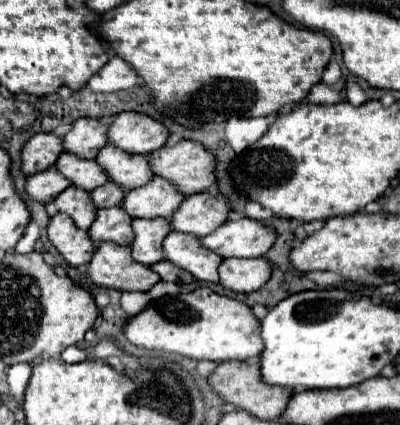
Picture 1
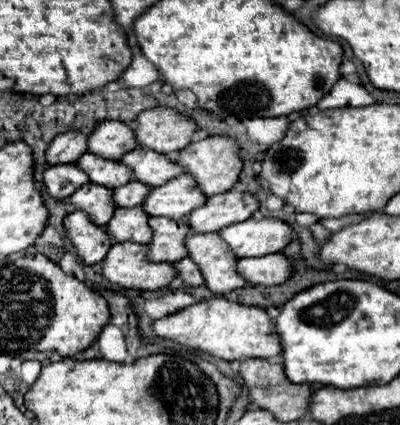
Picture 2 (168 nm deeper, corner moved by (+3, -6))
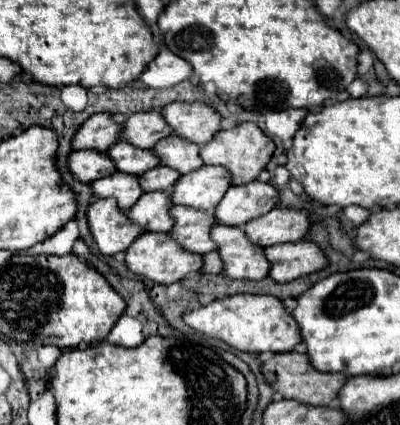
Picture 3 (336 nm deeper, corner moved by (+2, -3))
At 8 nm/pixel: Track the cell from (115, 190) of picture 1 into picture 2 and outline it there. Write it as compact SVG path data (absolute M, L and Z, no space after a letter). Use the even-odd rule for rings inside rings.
M131 180L129 184L123 184L121 188L113 190L113 204L115 206L141 206L147 194L149 194L149 186L137 180Z

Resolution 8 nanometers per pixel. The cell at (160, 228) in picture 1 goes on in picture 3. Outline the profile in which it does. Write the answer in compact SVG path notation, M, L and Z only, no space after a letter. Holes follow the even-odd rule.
M180 205L180 207L174 207L170 213L176 221L172 229L172 237L184 249L202 253L202 255L218 249L214 241L210 241L210 229L216 223L212 211L200 211L200 209L190 209Z

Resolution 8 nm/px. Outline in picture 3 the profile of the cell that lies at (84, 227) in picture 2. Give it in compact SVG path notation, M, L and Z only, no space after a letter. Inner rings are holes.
M96 199L86 215L102 255L116 255L126 251L138 235L146 233L140 225L132 225L128 215L118 209L114 199Z

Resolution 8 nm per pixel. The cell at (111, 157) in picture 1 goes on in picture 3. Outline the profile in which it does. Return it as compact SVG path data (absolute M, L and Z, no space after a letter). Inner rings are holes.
M170 135L156 143L154 153L162 159L162 165L168 165L184 175L184 173L190 173L204 165L198 149L200 149L200 145L194 145L192 141Z

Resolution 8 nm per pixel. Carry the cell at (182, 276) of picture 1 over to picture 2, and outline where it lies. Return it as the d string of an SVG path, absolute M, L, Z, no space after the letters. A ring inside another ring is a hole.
M183 258L177 264L173 264L177 270L177 278L181 278L181 282L185 286L201 286L203 284L203 276L199 272L199 268L195 268L197 264L191 262L191 258Z

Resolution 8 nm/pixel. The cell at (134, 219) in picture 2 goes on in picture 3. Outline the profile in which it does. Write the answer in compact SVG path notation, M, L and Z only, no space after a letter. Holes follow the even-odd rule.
M150 191L138 199L138 205L128 211L128 217L142 225L146 231L168 233L174 227L174 221L170 221L170 207L170 193Z

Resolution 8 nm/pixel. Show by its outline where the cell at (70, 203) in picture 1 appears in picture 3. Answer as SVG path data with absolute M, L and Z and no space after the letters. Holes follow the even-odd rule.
M112 173L92 183L96 197L114 197L120 209L130 209L140 197L142 187L138 185L138 177L130 177L130 173Z

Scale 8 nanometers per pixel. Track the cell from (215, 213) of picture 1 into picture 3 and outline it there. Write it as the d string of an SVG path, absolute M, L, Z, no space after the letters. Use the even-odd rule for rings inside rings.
M252 181L246 185L234 185L216 207L216 219L224 225L242 227L276 207L278 199L278 189L272 183Z

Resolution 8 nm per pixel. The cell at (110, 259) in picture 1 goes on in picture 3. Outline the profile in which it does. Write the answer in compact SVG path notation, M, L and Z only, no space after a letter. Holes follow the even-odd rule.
M144 233L140 235L126 251L126 263L128 269L134 275L152 279L160 285L172 285L176 281L182 281L188 273L192 271L200 271L204 261L202 255L196 253L186 253L186 249L178 249L178 245L174 245L174 237L170 237L170 233Z

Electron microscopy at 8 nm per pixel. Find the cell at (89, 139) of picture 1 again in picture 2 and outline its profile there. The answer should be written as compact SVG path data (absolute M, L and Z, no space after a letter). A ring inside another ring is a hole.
M103 120L91 130L87 150L107 160L119 160L121 154L137 146L131 128L119 120Z

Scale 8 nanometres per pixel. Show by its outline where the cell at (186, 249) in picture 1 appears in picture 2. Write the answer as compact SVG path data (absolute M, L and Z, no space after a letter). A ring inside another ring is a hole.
M187 234L185 248L189 258L199 266L211 292L227 294L245 284L235 272L237 256L219 238L219 234Z

